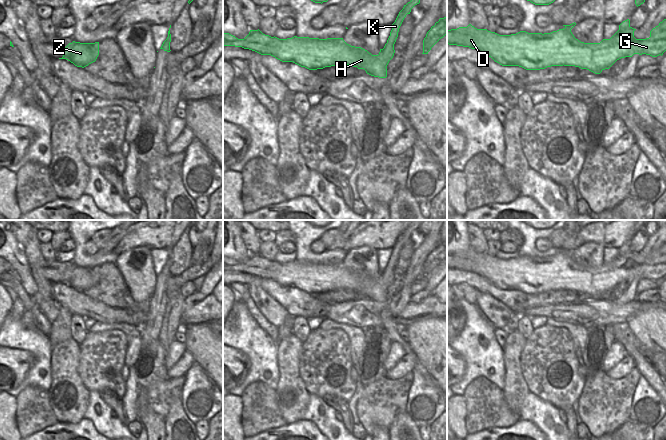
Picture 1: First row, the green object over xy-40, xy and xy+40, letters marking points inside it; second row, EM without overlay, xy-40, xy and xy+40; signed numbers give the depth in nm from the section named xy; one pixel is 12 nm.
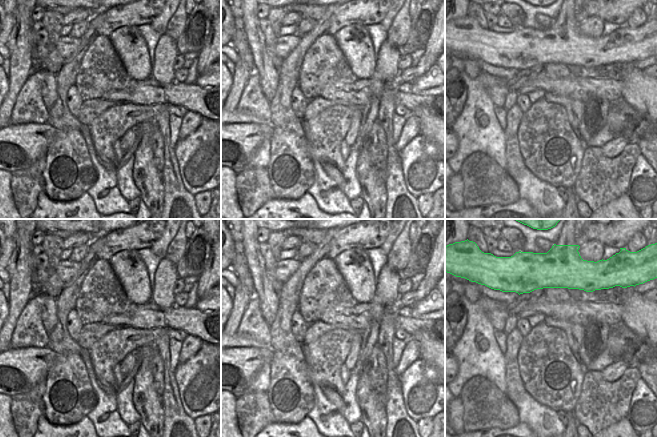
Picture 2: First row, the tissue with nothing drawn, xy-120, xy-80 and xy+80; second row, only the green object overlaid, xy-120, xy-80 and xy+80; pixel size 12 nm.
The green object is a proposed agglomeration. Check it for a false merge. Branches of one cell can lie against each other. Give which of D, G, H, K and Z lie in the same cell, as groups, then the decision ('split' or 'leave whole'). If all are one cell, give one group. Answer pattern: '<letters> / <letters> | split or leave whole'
D G H Z / K | split

